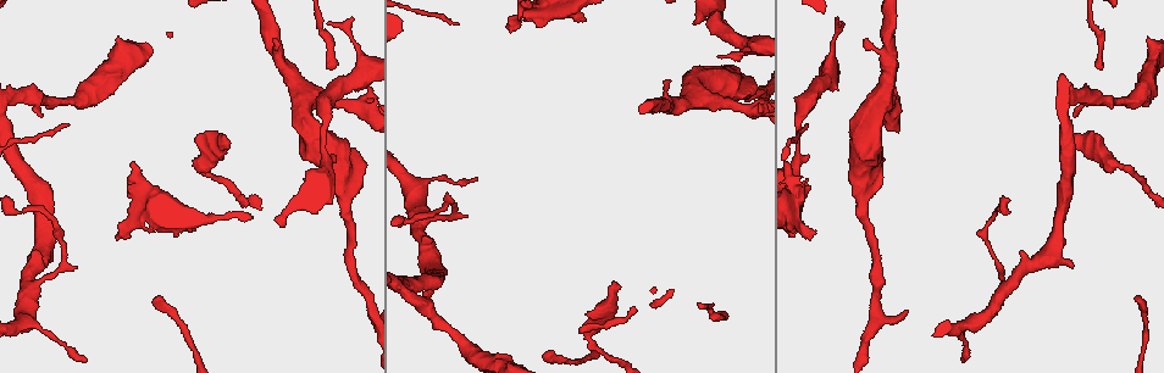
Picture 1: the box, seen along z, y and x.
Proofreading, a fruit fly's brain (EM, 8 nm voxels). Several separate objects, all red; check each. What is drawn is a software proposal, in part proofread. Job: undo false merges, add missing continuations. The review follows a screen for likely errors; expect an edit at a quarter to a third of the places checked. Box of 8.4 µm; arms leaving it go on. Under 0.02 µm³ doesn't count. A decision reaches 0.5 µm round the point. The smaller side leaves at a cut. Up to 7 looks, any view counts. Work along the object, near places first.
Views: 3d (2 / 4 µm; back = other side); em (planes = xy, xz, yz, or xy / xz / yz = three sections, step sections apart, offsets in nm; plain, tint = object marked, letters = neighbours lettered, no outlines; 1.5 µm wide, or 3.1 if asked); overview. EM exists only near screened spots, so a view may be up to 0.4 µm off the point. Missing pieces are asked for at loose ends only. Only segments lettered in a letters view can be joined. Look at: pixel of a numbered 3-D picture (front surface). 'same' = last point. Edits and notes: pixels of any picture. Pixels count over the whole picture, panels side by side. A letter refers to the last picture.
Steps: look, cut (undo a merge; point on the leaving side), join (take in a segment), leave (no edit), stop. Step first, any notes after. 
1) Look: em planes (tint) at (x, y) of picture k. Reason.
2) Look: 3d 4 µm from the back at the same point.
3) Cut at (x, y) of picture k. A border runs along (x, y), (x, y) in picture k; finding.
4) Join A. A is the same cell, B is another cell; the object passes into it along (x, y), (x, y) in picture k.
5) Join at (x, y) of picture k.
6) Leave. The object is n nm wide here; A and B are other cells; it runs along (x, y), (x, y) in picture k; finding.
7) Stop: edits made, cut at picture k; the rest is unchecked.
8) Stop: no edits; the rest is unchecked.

Look: 3d 2 µm at (863, 201) of picture 1. Calibre changes.

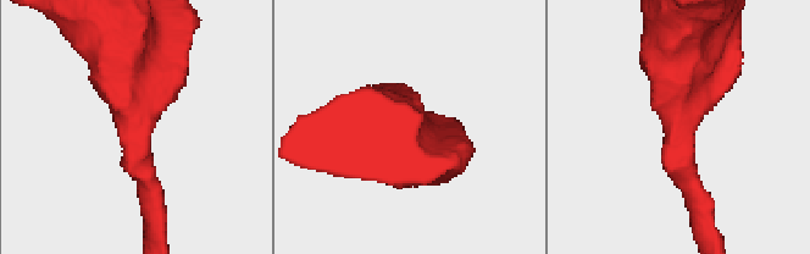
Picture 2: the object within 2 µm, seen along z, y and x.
Look: em planes (letters) at (677, 133) of picture 2.

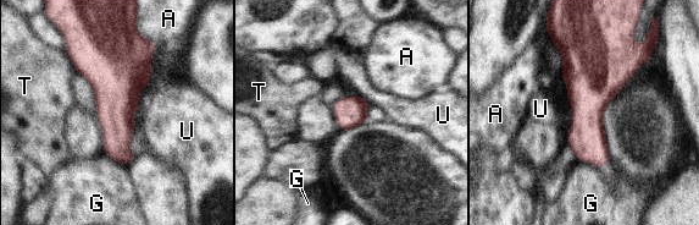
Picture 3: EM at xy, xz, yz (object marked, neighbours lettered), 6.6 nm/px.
Leave. A, G, T and U are other cells; a border runs along (360, 94), (369, 103) in picture 3; one neuron here.

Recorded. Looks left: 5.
Look: 3d 4 µm at (811, 237) of picture 1. Branch stops here.

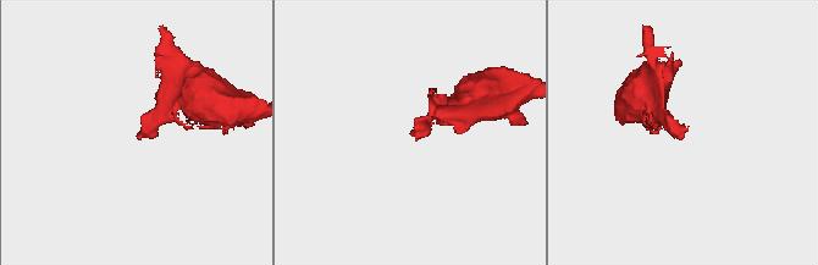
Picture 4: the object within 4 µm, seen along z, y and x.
Look: em planes (letters) at (682, 136) of picture 4. Need the tissue.

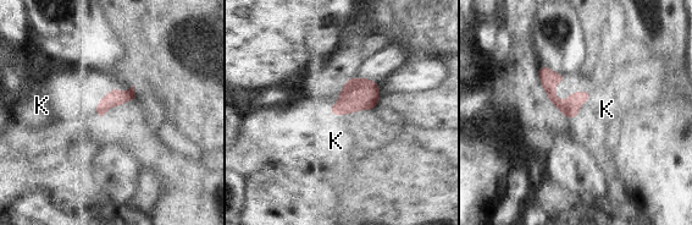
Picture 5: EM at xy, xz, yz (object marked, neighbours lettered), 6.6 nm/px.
Leave. The object is 110 nm wide here; K is another cell; a border runs along (592, 92), (588, 102) in picture 5; none of them fits.

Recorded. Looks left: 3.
Look: em yz step 4 (tint) at (618, 286) of picture 1. An open end.

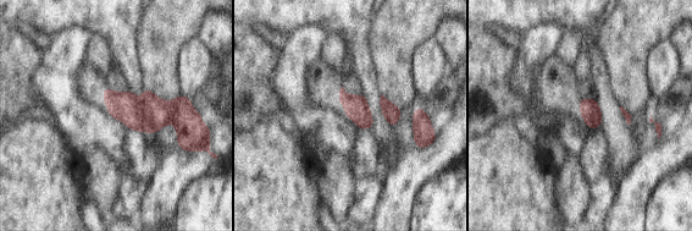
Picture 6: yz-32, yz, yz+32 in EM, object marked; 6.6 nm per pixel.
Look: em planes (letters) at the same point. Another direction.

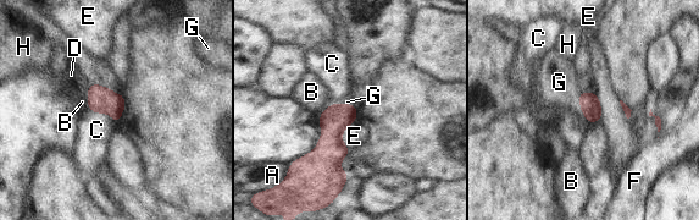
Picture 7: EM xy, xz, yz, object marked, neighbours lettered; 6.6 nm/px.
Join at (559, 82) of picture 7. The object is 130 nm wide here; G is the same cell, A, B, C, D, E, F and H are other cells; the object passes into it along (589, 102), (580, 100), (559, 82) in picture 7; the neuron continues.

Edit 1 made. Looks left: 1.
Stop: edits made, join at picture 7; the rest is unchecked.

